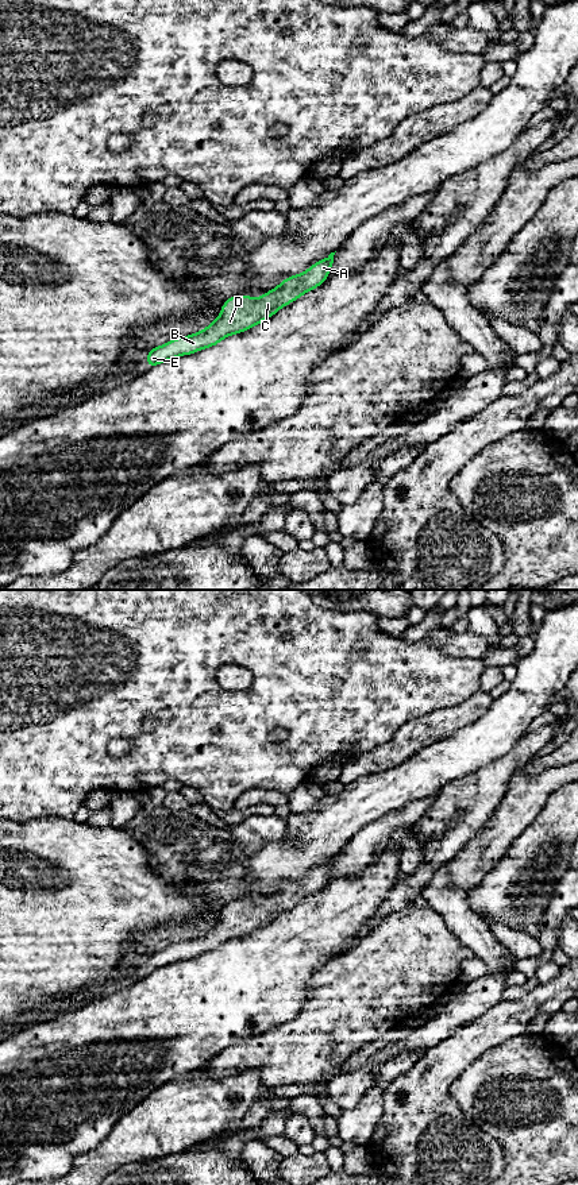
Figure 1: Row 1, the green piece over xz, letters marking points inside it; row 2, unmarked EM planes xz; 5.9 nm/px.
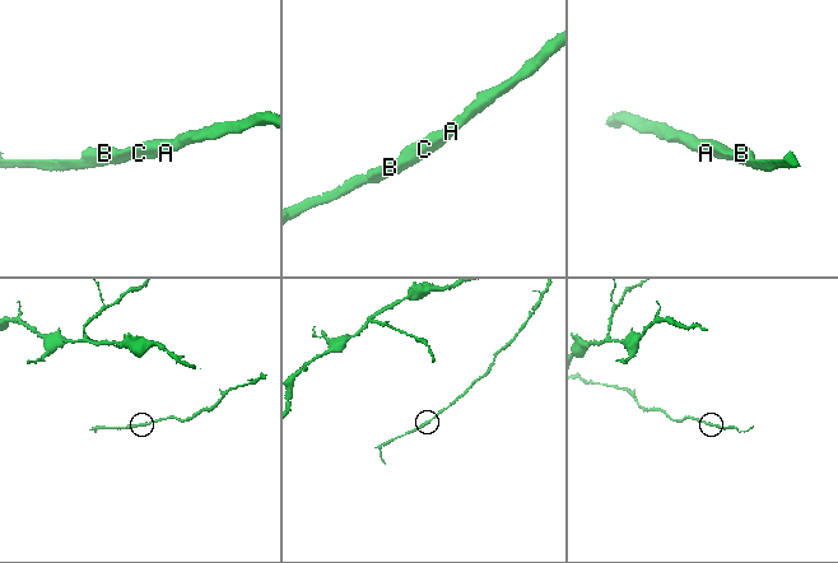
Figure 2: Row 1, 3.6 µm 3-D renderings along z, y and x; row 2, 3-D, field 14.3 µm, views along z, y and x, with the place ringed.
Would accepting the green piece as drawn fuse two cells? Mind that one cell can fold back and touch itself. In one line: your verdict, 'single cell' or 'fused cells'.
single cell

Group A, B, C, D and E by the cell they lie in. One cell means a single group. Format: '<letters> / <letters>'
A B C D E

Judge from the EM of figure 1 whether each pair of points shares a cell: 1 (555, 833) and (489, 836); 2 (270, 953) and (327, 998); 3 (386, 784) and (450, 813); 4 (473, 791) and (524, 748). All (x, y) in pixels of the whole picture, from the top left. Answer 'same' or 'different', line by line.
1: different
2: different
3: different
4: same

